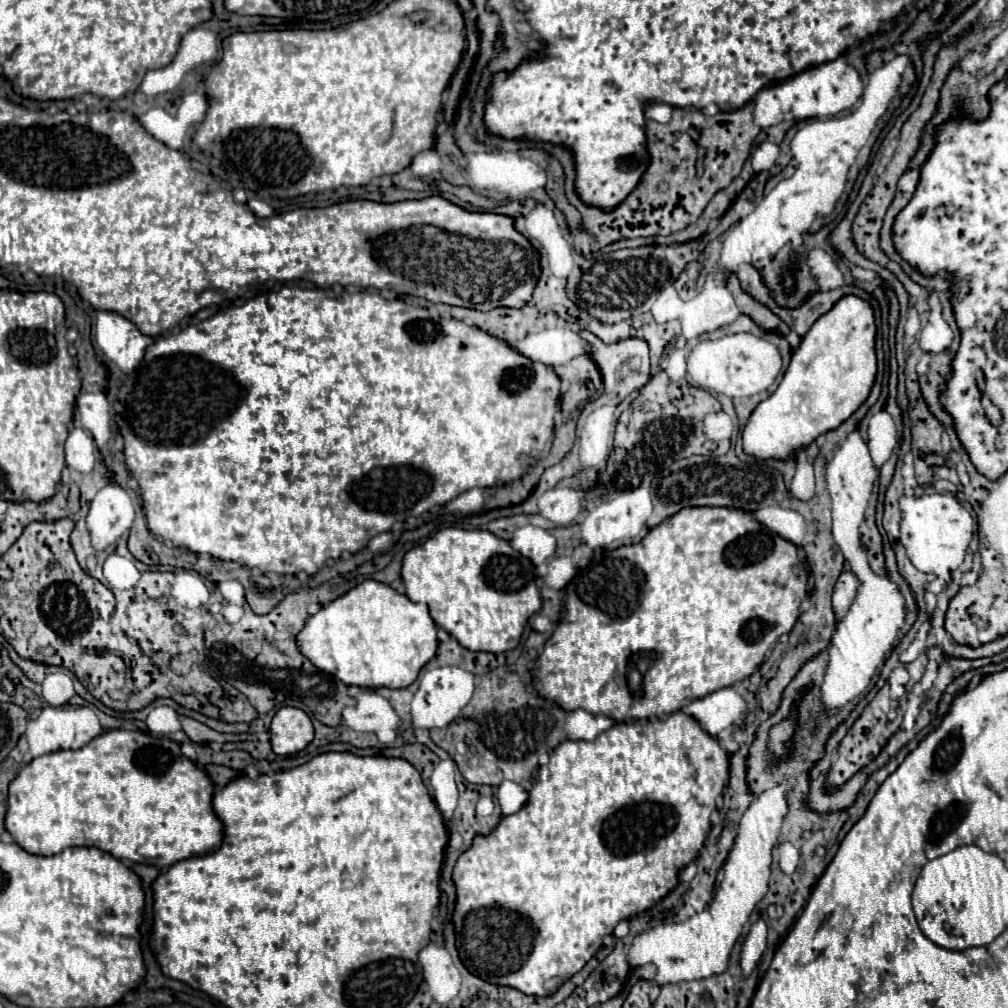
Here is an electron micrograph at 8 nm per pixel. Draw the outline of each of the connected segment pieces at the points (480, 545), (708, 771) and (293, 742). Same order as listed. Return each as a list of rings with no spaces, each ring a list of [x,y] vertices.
[[[439,530],[405,554],[401,578],[407,596],[429,604],[431,618],[475,652],[499,654],[517,648],[529,616],[543,606],[535,564],[489,530]]]
[[[673,712],[663,720],[635,720],[611,726],[607,732],[599,734],[595,740],[565,740],[559,744],[549,756],[545,778],[545,766],[541,766],[539,776],[529,792],[529,802],[511,816],[503,816],[499,826],[489,836],[477,836],[473,846],[463,852],[453,870],[453,882],[457,886],[457,906],[455,906],[455,934],[457,934],[457,950],[463,964],[479,978],[499,984],[513,986],[525,994],[533,996],[551,996],[563,982],[567,982],[573,974],[577,974],[593,954],[603,946],[603,938],[613,932],[619,920],[631,918],[643,910],[649,910],[657,900],[661,900],[667,892],[677,886],[679,870],[691,864],[699,850],[705,844],[705,838],[711,830],[711,812],[717,808],[717,798],[723,794],[723,788],[729,780],[729,752],[721,748],[719,740],[705,732],[701,724],[685,714]]]
[[[283,706],[273,716],[269,736],[275,754],[295,754],[313,740],[313,724],[303,710]]]

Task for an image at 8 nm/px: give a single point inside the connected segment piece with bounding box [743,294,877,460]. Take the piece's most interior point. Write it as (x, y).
(832, 372)

